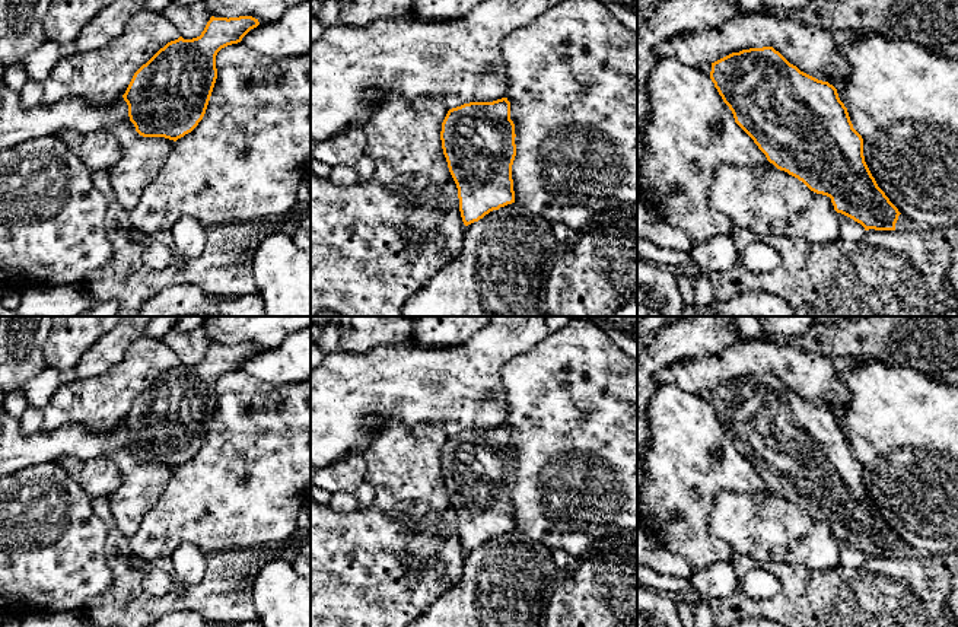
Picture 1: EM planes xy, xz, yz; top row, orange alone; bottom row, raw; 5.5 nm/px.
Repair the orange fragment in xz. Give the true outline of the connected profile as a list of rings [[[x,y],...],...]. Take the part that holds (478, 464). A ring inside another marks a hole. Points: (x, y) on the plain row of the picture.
[[[470,429],[448,437],[442,475],[458,515],[465,553],[515,529],[512,491],[516,483],[510,429]]]

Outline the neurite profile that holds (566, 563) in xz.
[[[560,550],[553,551],[553,560],[563,575],[572,573],[580,563],[579,557],[563,553]]]

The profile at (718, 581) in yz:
[[[717,561],[706,569],[693,572],[688,593],[693,599],[712,601],[726,598],[739,586],[733,561]]]

